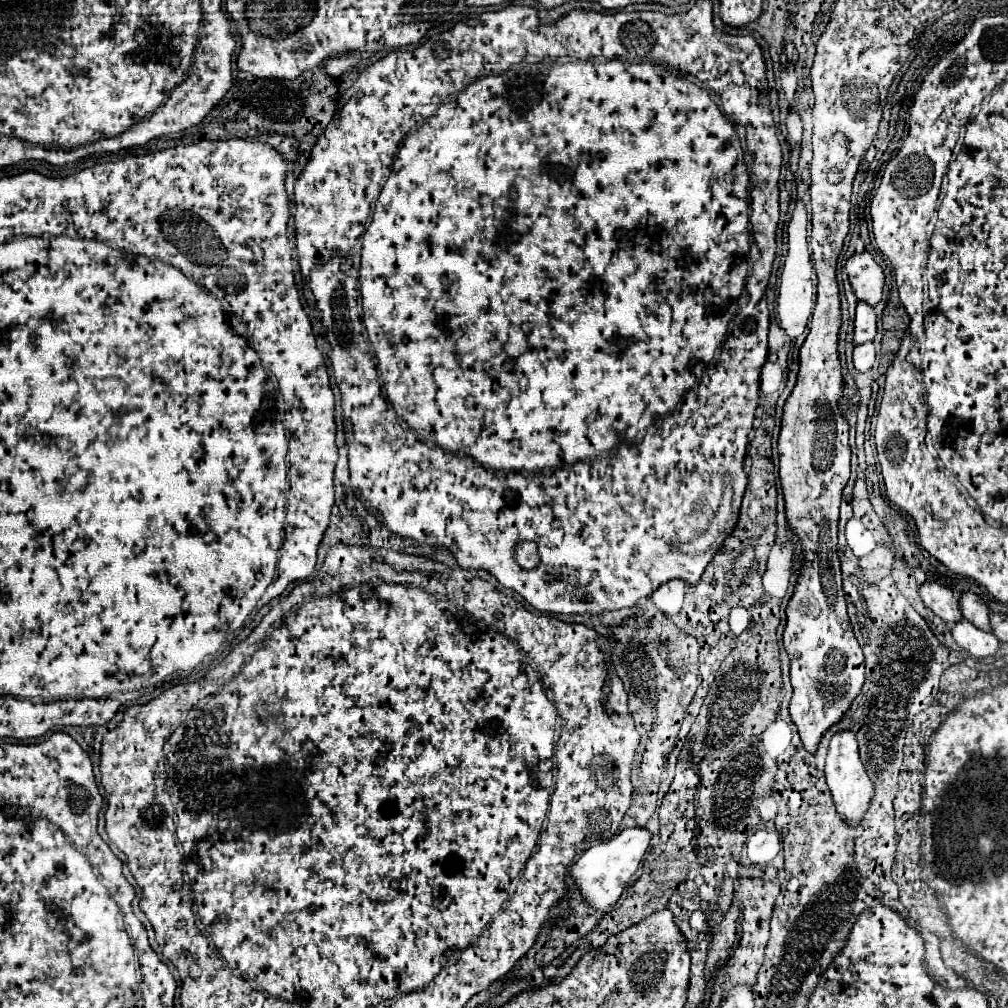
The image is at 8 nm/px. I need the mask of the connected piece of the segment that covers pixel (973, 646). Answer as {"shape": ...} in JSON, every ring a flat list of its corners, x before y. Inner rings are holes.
{"shape":[[965,618,955,622,953,628,951,628,951,634,955,638,955,642,967,650,971,656,975,658,987,658,987,656,993,656,999,648,999,640,991,634,991,632,985,632,985,630,979,630,975,628,971,622,967,622]]}

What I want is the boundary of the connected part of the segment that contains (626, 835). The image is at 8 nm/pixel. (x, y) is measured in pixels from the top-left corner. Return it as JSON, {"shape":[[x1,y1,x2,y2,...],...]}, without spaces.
{"shape":[[625,828,609,842,601,842,591,846,573,866,571,866,571,880,575,882,583,902,593,910,607,910,615,906,621,898,627,882,635,874,645,850,651,844,651,834,645,828]]}

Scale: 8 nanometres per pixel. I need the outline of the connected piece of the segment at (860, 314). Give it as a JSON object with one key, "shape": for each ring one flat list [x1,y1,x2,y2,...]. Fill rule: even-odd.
{"shape":[[857,304,857,314,855,314,855,332,853,332,853,346,865,344,875,338,877,330,877,320,875,320,875,310,867,304]]}

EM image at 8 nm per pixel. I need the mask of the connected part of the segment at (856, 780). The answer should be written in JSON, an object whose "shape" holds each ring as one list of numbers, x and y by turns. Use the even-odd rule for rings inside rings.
{"shape":[[841,730,833,736,831,744,829,744,829,752,827,752,827,764,825,764,825,774,827,774,827,784,837,808,837,814,841,816,841,820,847,826,859,826,871,800,875,794,873,782,869,778,869,774,865,772,863,762,859,760,859,750,857,750,857,740,853,732]]}

